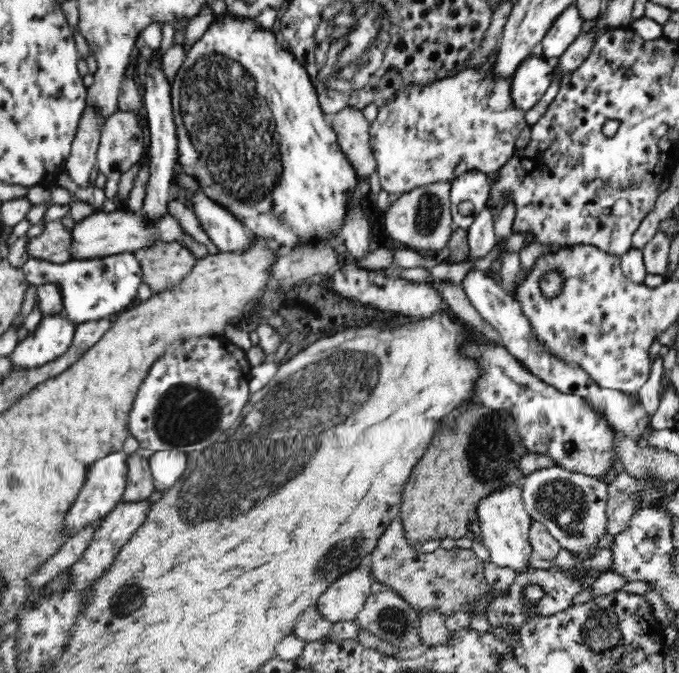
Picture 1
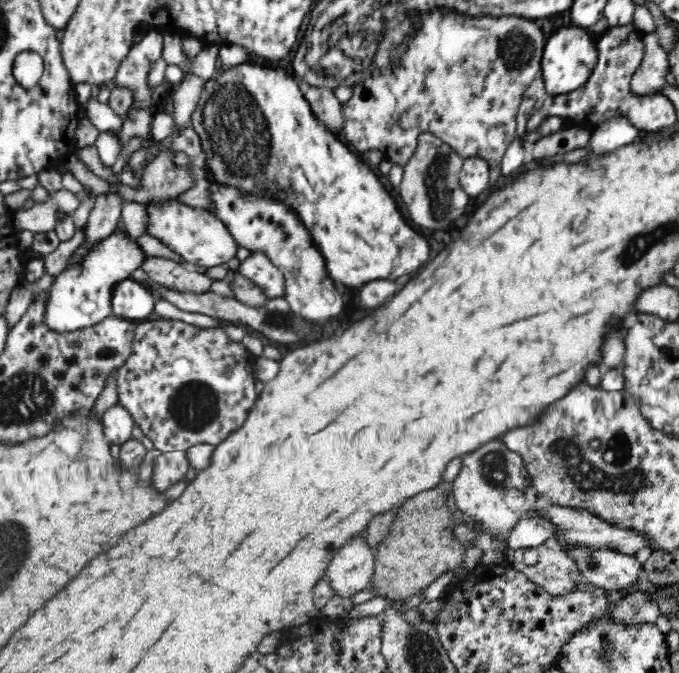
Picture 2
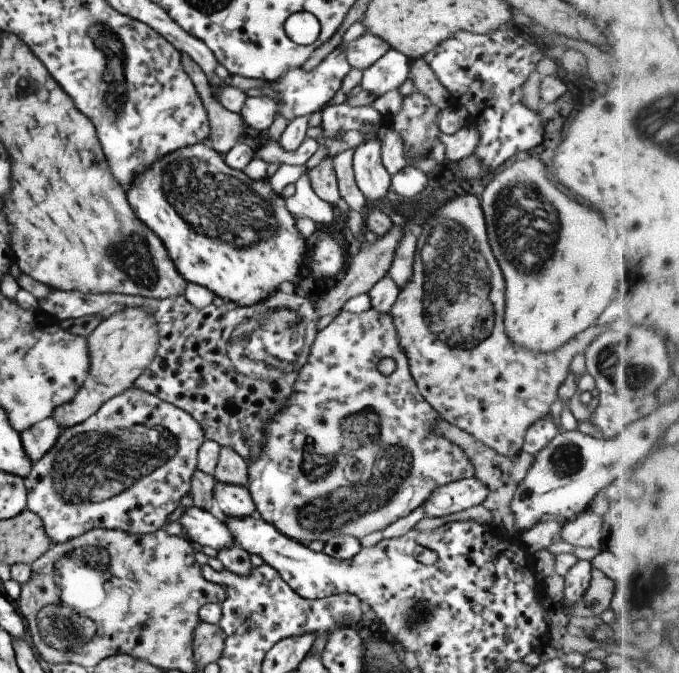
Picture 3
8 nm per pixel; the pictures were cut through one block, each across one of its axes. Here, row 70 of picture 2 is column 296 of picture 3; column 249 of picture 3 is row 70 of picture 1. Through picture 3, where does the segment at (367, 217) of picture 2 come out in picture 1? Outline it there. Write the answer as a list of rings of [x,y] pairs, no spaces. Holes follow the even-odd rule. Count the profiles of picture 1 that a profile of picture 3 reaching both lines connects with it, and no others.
[[[226,13],[215,17],[204,36],[192,47],[187,54],[184,64],[180,66],[174,82],[171,84],[171,104],[174,121],[177,129],[178,162],[181,170],[191,176],[204,193],[206,198],[213,200],[222,207],[226,207],[240,222],[245,224],[247,231],[258,238],[266,238],[269,242],[286,249],[296,248],[306,242],[320,242],[330,240],[342,233],[346,225],[348,212],[352,206],[360,205],[363,200],[356,200],[358,190],[358,174],[348,161],[346,154],[340,149],[337,135],[329,124],[328,115],[321,110],[315,86],[307,70],[292,56],[291,52],[284,50],[278,39],[269,31],[258,29],[253,19],[236,18]]]

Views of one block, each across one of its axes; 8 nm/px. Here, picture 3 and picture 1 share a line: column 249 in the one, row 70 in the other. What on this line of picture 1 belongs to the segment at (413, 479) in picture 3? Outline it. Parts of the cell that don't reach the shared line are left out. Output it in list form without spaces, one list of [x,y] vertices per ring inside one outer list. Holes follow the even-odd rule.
[[[494,49],[488,56],[487,59],[481,65],[468,65],[463,68],[460,72],[454,74],[454,76],[444,77],[442,80],[430,81],[427,83],[408,83],[400,86],[394,96],[390,96],[378,110],[378,117],[374,122],[370,122],[370,138],[369,145],[372,149],[374,159],[377,163],[377,171],[381,186],[388,193],[402,194],[408,192],[417,186],[434,182],[435,180],[451,180],[453,181],[457,176],[463,175],[468,171],[480,171],[483,173],[494,172],[500,170],[502,167],[506,167],[506,164],[515,156],[516,152],[516,140],[522,132],[523,128],[528,125],[525,120],[525,112],[523,112],[513,100],[512,95],[512,77],[498,75],[494,71],[496,66],[496,56],[498,56],[498,50]]]

